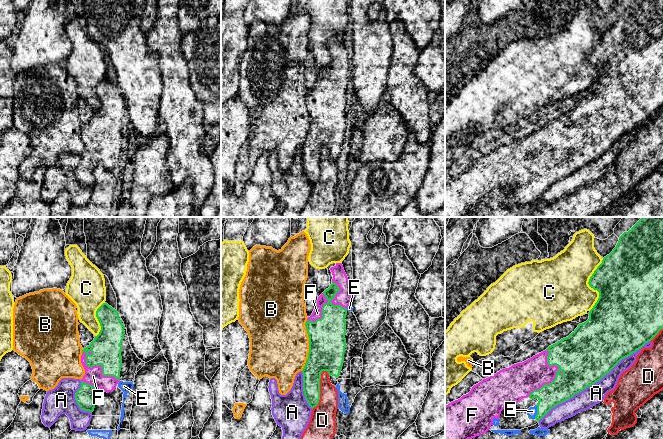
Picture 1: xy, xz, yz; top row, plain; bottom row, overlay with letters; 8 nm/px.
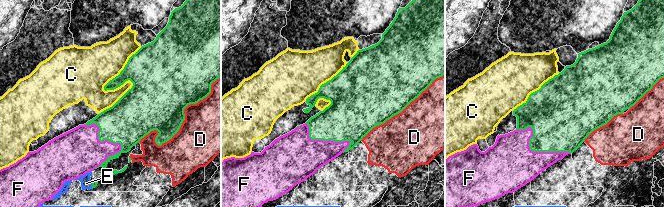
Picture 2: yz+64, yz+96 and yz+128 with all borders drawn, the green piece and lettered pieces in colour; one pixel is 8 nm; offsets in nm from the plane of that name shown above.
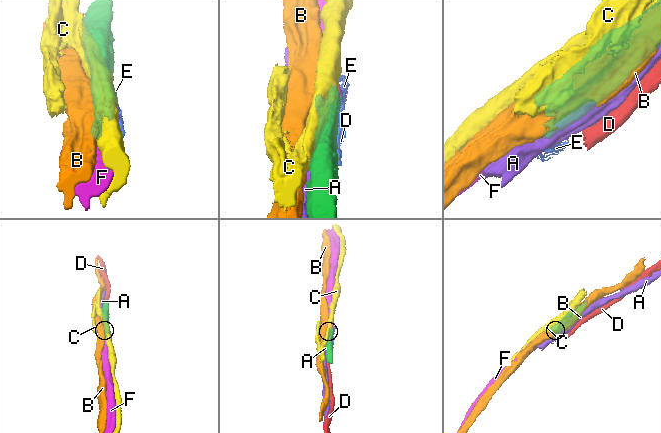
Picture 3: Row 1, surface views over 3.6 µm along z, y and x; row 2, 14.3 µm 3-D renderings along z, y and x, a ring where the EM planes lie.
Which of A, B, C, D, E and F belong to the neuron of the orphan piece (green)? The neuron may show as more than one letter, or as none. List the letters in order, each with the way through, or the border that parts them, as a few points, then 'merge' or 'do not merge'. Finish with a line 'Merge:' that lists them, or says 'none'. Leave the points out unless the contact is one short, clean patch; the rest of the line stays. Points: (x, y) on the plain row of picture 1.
A: do not merge
B: do not merge
C: do not merge
D: do not merge
E: do not merge
F: merge
Merge: F

